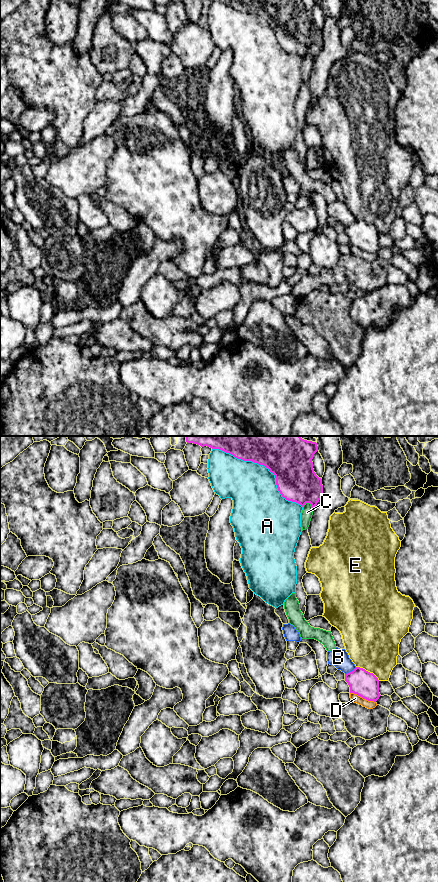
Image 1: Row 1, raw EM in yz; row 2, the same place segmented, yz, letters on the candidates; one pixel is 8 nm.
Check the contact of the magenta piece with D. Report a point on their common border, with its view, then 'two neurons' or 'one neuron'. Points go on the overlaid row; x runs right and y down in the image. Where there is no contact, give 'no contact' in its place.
contact yz (363, 698); two neurons

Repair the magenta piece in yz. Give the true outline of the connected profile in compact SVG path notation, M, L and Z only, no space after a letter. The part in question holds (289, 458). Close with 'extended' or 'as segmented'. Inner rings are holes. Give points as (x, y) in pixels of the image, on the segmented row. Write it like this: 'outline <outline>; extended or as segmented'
outline M186 436L187 443L219 449L243 461L263 465L275 475L278 491L288 501L302 507L310 503L315 509L323 494L322 479L313 469L313 456L318 451L316 442L300 436Z; as segmented

